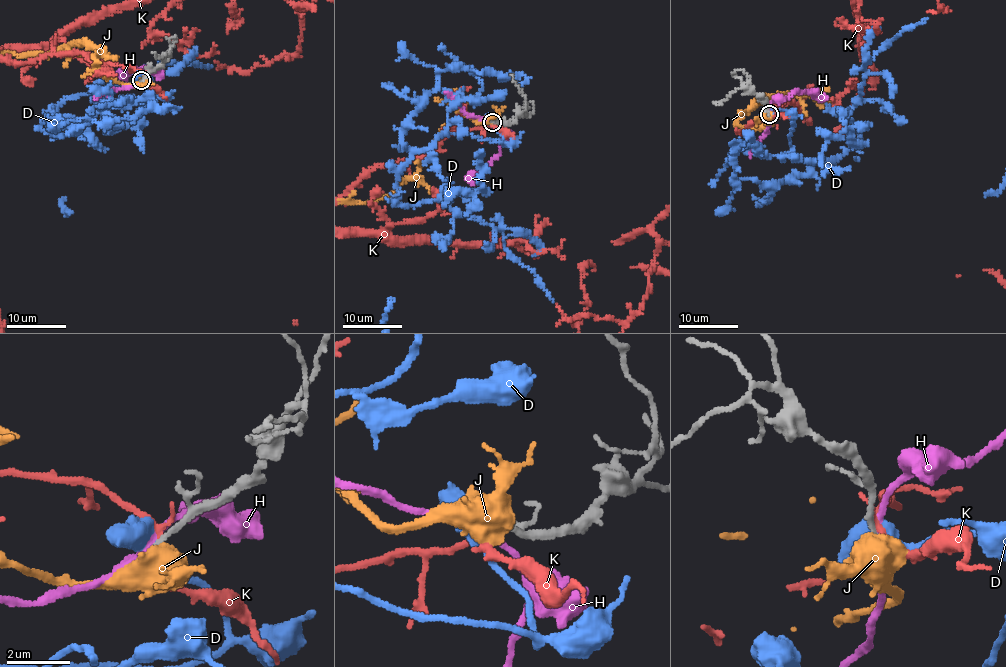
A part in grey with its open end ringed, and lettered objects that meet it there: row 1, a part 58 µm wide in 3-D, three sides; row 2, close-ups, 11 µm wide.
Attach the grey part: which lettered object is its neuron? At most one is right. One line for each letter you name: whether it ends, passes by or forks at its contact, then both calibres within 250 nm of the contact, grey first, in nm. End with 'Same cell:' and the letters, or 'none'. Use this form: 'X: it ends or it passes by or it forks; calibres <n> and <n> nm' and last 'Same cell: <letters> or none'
Same cell: none

